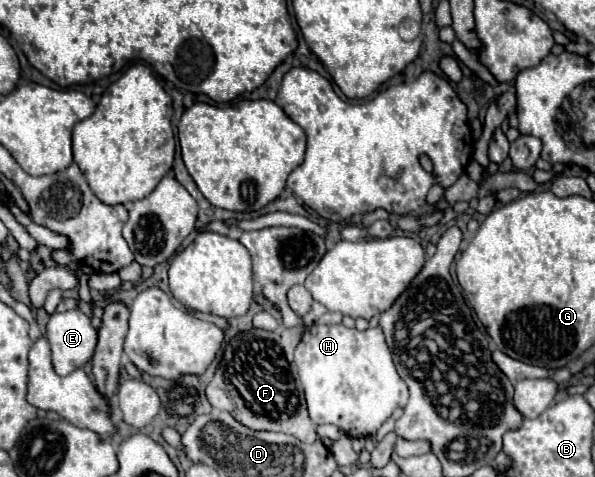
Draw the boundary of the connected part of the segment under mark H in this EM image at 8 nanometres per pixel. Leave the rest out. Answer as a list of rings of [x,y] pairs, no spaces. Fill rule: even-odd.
[[[312,324],[304,330],[302,340],[296,346],[296,366],[300,382],[304,386],[310,418],[316,424],[334,424],[348,436],[368,436],[376,432],[396,408],[402,408],[408,402],[408,386],[394,368],[392,354],[380,328],[368,328],[364,332],[358,332],[356,328],[344,328],[342,324]]]

